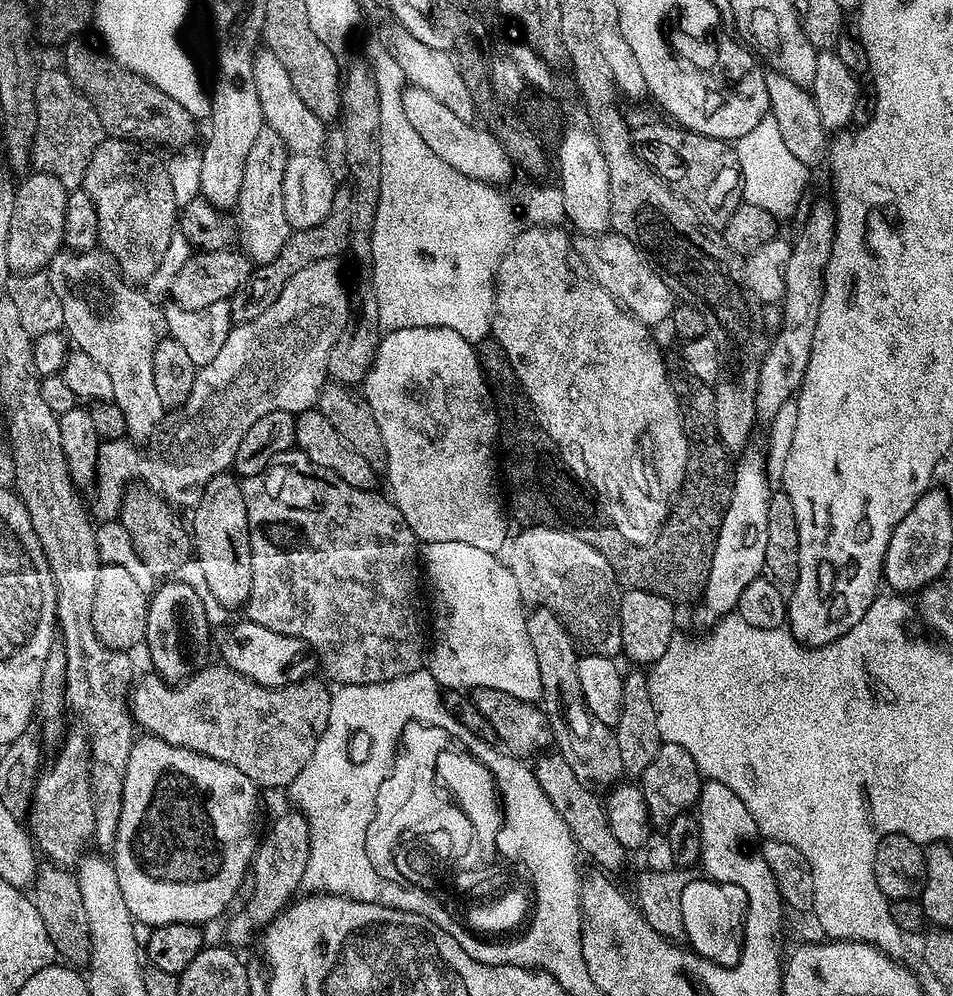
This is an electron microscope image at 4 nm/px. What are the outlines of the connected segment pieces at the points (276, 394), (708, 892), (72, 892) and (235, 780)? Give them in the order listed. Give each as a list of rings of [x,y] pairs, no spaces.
[[[339,259],[319,260],[298,270],[298,274],[286,281],[282,294],[278,294],[278,298],[274,298],[266,310],[262,310],[250,322],[236,324],[214,360],[197,371],[186,402],[160,421],[158,431],[147,445],[149,448],[145,456],[128,438],[101,443],[94,477],[96,512],[102,516],[100,518],[105,521],[117,519],[125,493],[133,482],[140,481],[168,504],[181,504],[191,509],[202,498],[203,488],[210,478],[228,472],[235,465],[238,442],[242,442],[246,430],[250,430],[250,426],[254,426],[262,414],[270,414],[274,410],[295,414],[317,407],[320,390],[325,387],[328,376],[330,350],[350,323],[350,292],[344,289],[340,263]]]
[[[689,878],[680,891],[684,940],[695,955],[721,964],[723,968],[732,968],[744,949],[744,919],[748,913],[748,895],[744,893],[742,886],[719,884],[711,878],[703,879]]]
[[[45,863],[37,869],[32,883],[32,901],[39,917],[55,947],[57,955],[69,965],[76,968],[87,967],[91,963],[92,946],[89,940],[89,919],[86,906],[83,905],[81,887],[75,875],[65,867]]]
[[[144,734],[135,741],[135,744],[130,750],[129,765],[126,768],[125,786],[122,788],[122,812],[121,818],[118,820],[116,849],[114,851],[114,865],[116,867],[116,873],[118,874],[118,886],[122,886],[122,898],[126,898],[126,910],[130,910],[133,920],[141,920],[151,926],[163,926],[166,924],[195,924],[197,926],[204,926],[204,923],[206,923],[207,920],[218,919],[219,916],[231,906],[232,899],[234,899],[235,896],[238,896],[238,893],[240,892],[240,887],[242,886],[245,876],[249,875],[252,866],[252,857],[256,855],[258,847],[258,832],[256,836],[256,807],[259,806],[260,800],[256,795],[258,795],[256,784],[250,782],[250,778],[246,778],[246,774],[242,774],[242,770],[238,770],[234,766],[230,766],[218,758],[210,758],[209,756],[203,756],[202,754],[191,752],[185,748],[170,746],[170,742],[160,740],[157,736]]]

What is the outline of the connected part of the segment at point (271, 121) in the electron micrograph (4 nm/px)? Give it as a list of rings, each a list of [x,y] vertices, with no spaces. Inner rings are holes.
[[[261,47],[252,57],[252,74],[267,131],[282,138],[289,153],[319,153],[324,144],[325,121],[319,120],[314,110],[310,110],[310,106],[306,106],[306,102],[298,98],[298,90],[294,90],[294,82],[290,82],[286,66],[282,66],[282,62],[274,58],[271,50]]]

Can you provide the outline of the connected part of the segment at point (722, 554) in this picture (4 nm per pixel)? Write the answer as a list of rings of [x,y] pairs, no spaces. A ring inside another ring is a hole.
[[[749,447],[741,458],[734,482],[732,509],[728,512],[724,528],[714,546],[714,562],[710,566],[710,578],[706,578],[706,590],[695,609],[696,620],[711,626],[724,616],[736,612],[736,604],[742,598],[742,590],[750,582],[761,579],[766,562],[766,510],[770,510],[768,499],[773,494],[766,471],[766,456],[759,447]],[[700,608],[700,609],[699,609]]]

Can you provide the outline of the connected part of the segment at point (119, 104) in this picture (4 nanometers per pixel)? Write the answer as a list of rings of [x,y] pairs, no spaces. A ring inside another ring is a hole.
[[[84,38],[68,41],[63,45],[63,71],[83,92],[85,98],[94,106],[109,137],[133,142],[153,140],[164,148],[183,150],[193,143],[196,136],[197,121],[170,94],[162,94],[146,78],[131,72],[112,59],[107,51],[99,47],[91,48]]]

